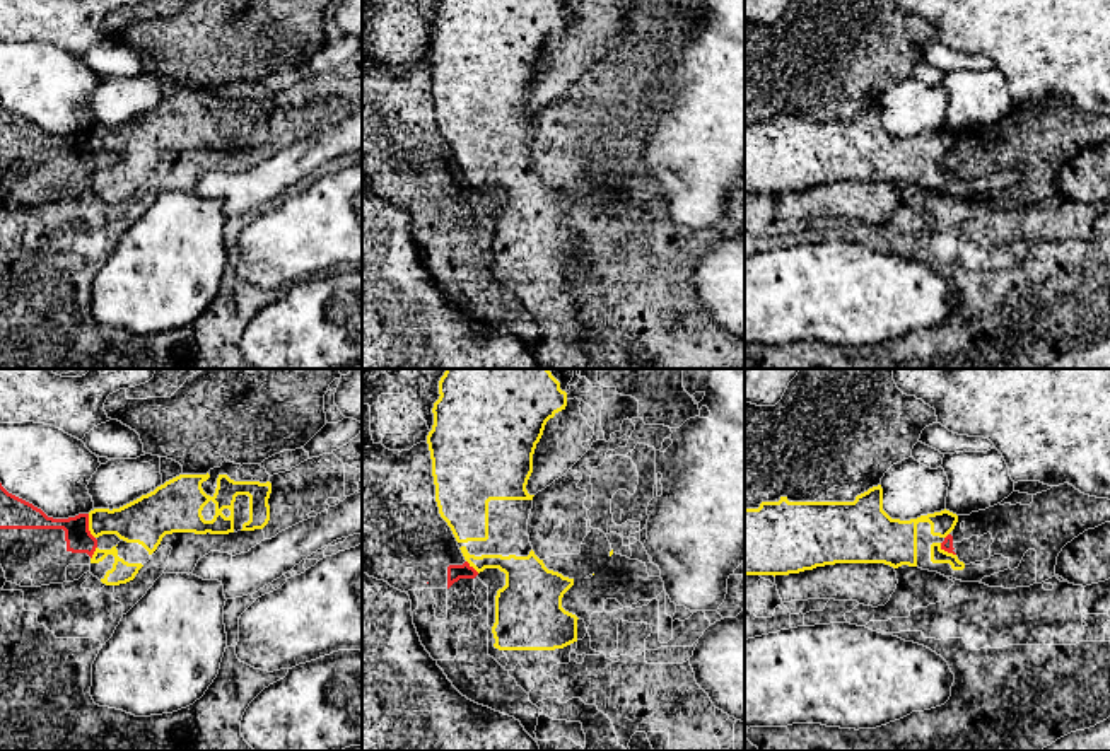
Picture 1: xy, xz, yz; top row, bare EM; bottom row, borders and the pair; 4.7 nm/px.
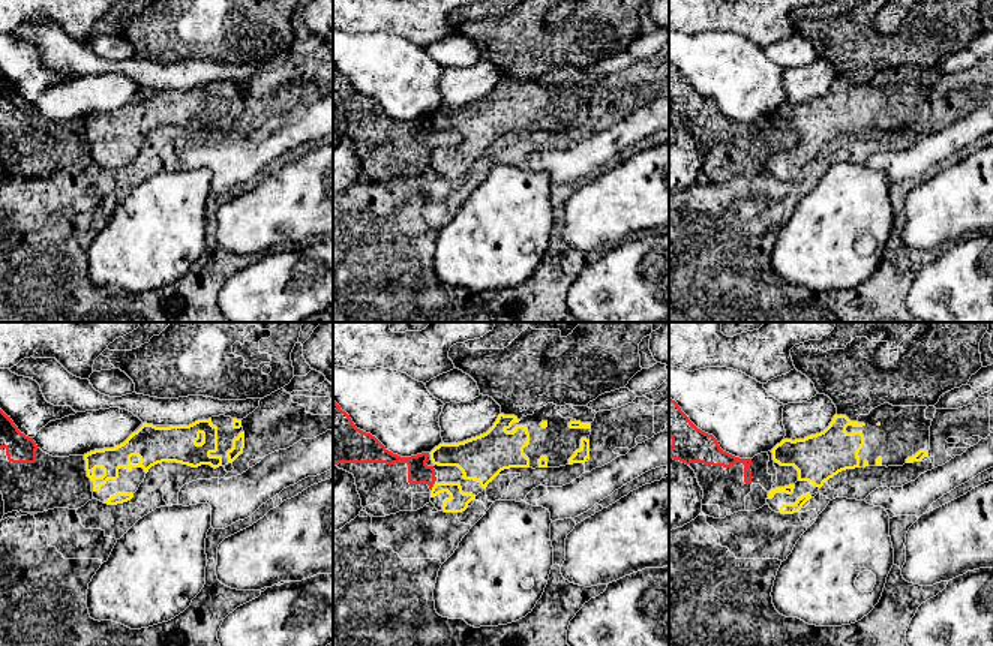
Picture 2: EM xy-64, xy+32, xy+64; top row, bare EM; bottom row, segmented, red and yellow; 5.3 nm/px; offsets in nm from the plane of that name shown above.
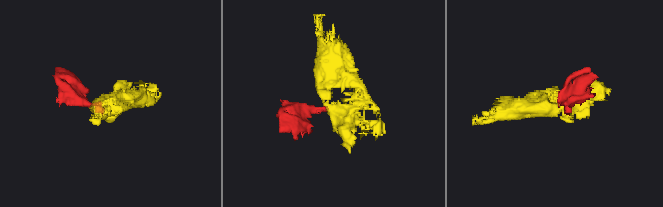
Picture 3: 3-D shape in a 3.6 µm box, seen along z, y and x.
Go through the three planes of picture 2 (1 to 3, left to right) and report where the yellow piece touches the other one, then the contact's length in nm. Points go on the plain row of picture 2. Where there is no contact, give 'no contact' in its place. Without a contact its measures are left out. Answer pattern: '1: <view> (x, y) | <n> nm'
1: no contact
2: xy+32 (432, 150) | 50 nm
3: no contact

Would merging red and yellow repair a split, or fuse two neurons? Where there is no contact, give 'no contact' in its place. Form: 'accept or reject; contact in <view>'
reject; contact in xy

